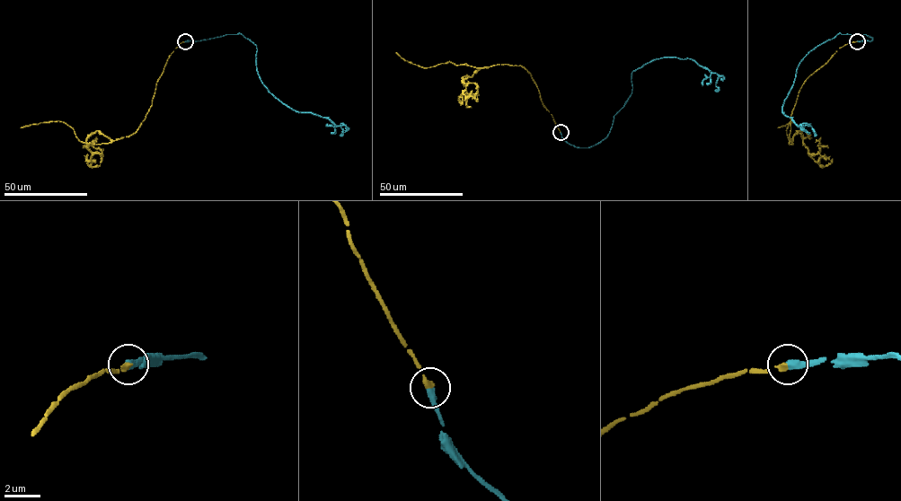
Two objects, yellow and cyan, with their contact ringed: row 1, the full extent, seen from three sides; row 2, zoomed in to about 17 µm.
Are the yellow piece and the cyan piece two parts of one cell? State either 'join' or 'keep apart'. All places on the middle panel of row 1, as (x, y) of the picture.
join

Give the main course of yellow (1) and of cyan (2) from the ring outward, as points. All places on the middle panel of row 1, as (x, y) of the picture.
1: (560, 132), (543, 105), (530, 74), (522, 65), (480, 67), (447, 62), (421, 67), (395, 53)
2: (560, 132), (577, 147), (602, 141), (631, 94), (631, 72), (656, 59), (693, 59), (718, 75), (715, 90)

